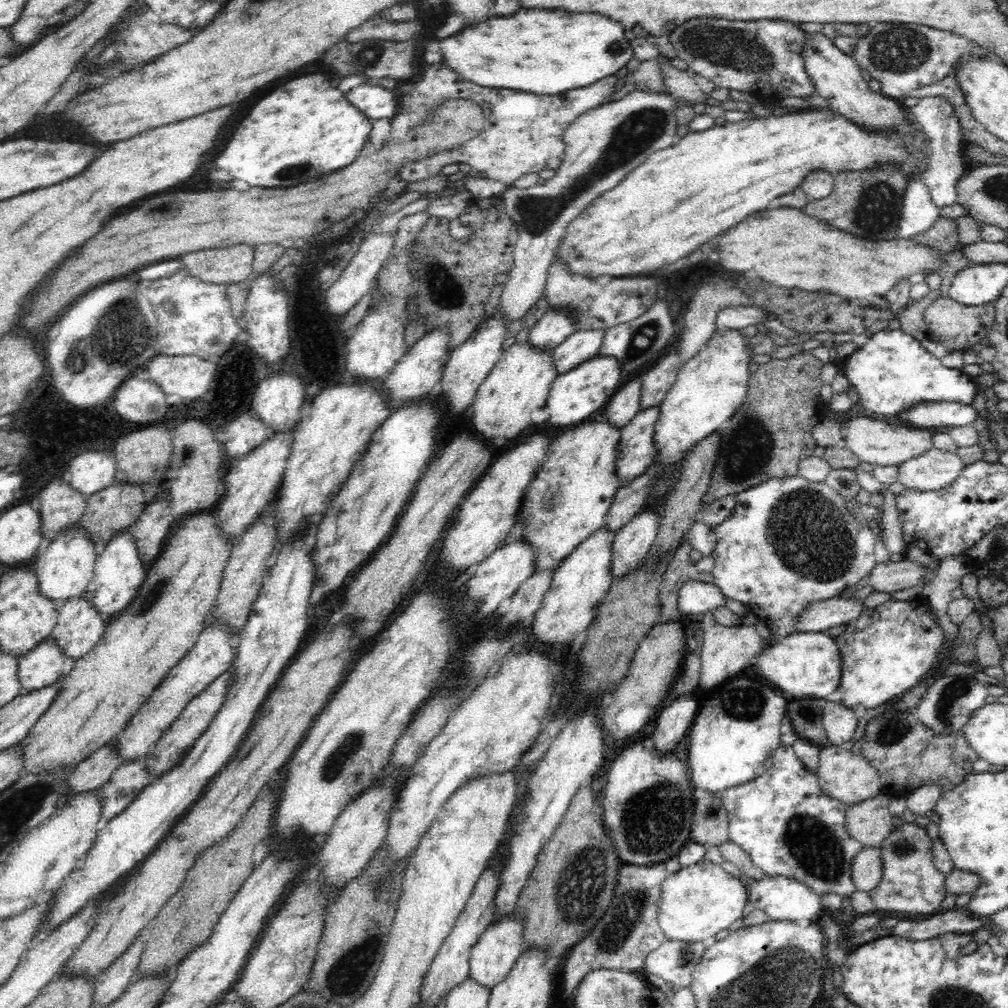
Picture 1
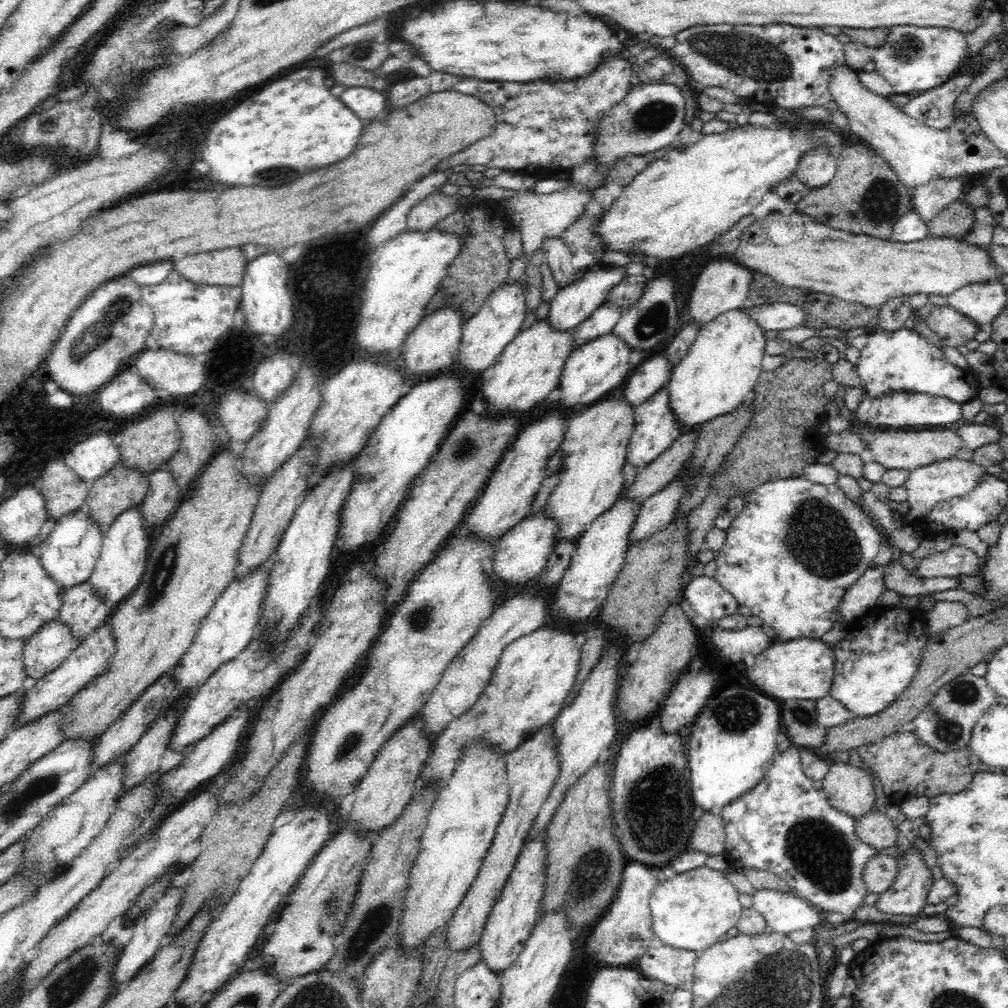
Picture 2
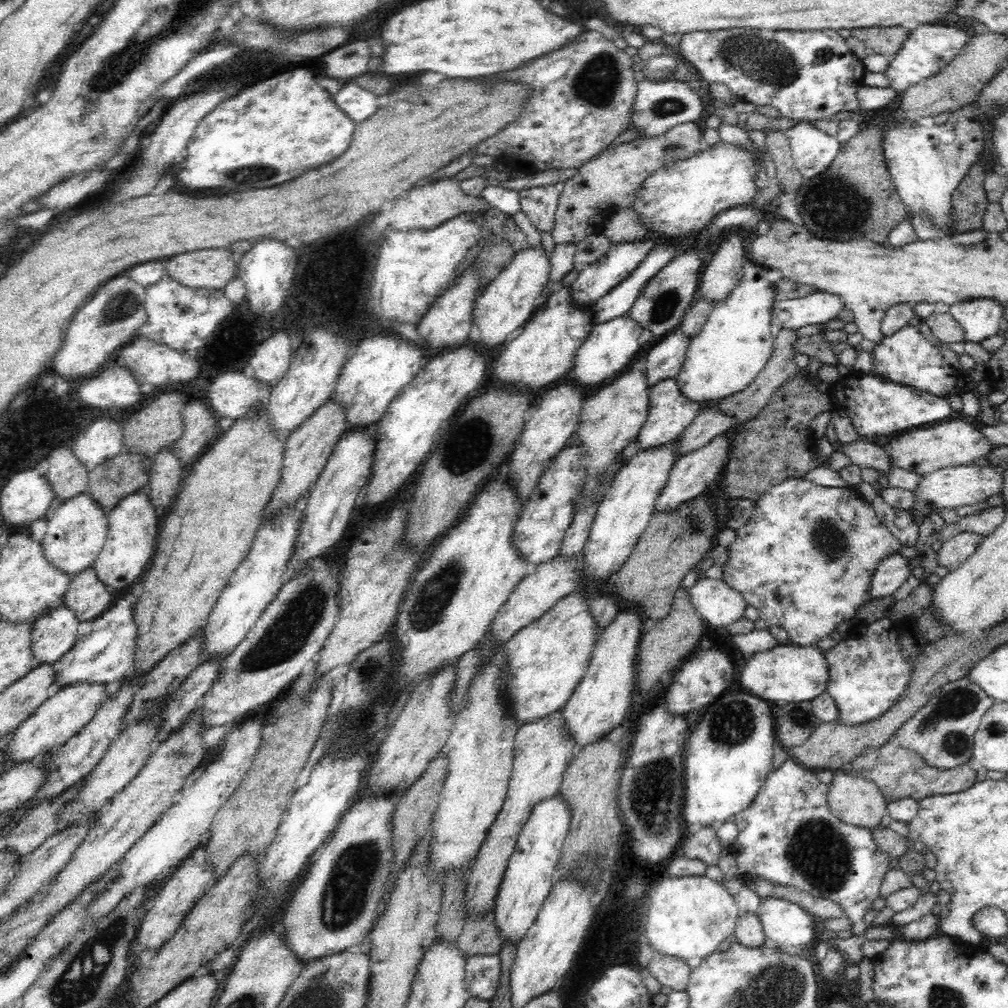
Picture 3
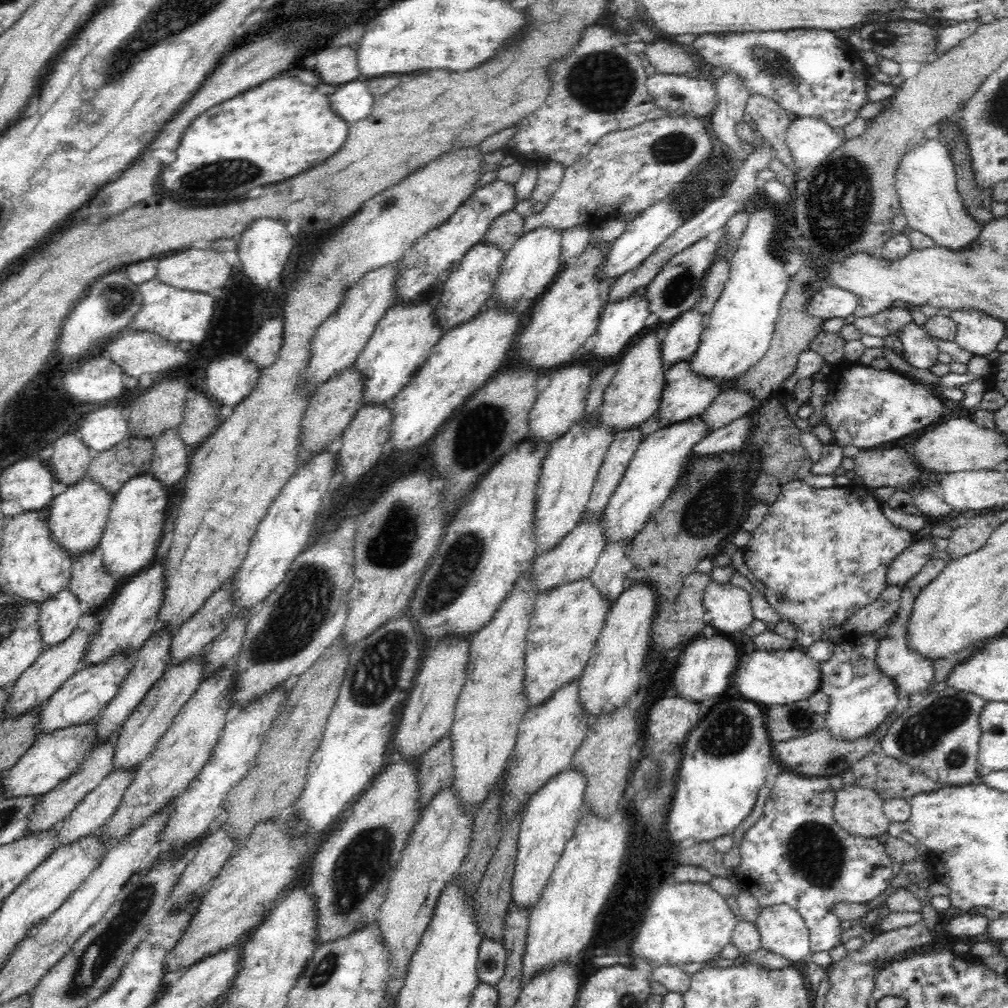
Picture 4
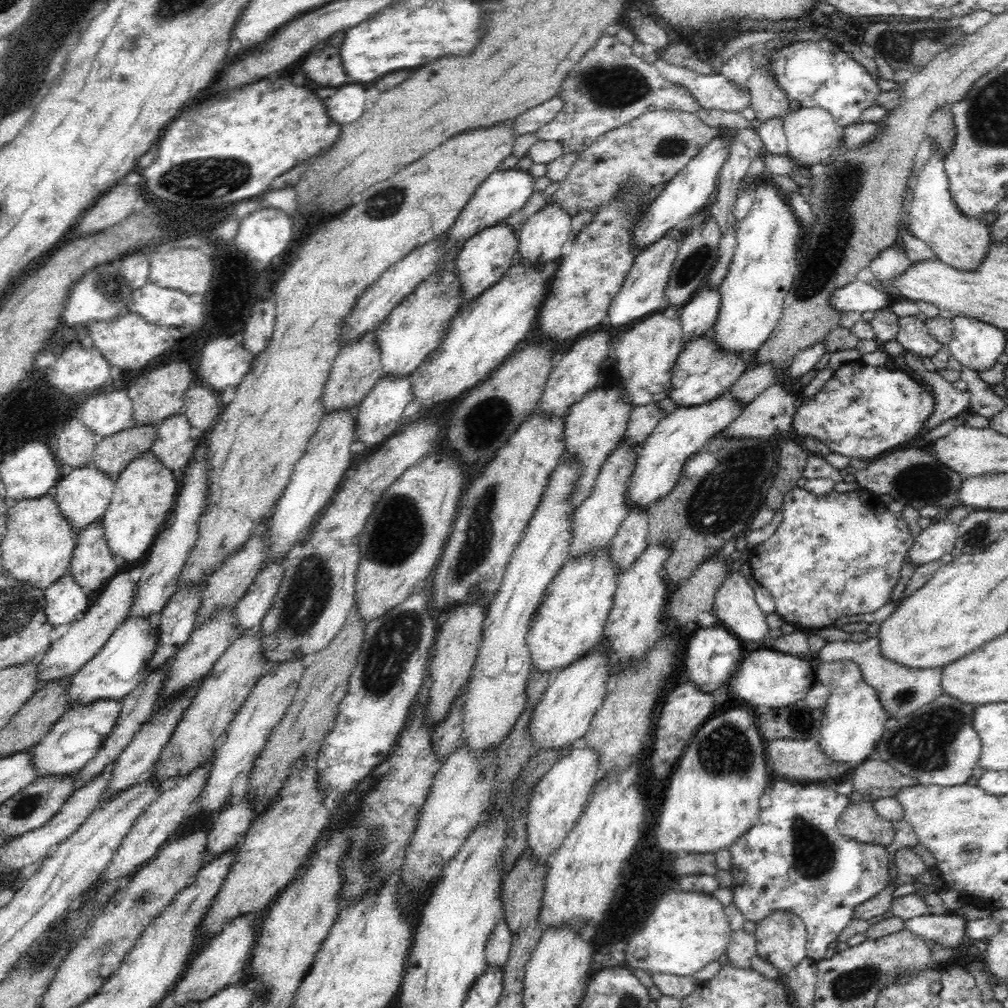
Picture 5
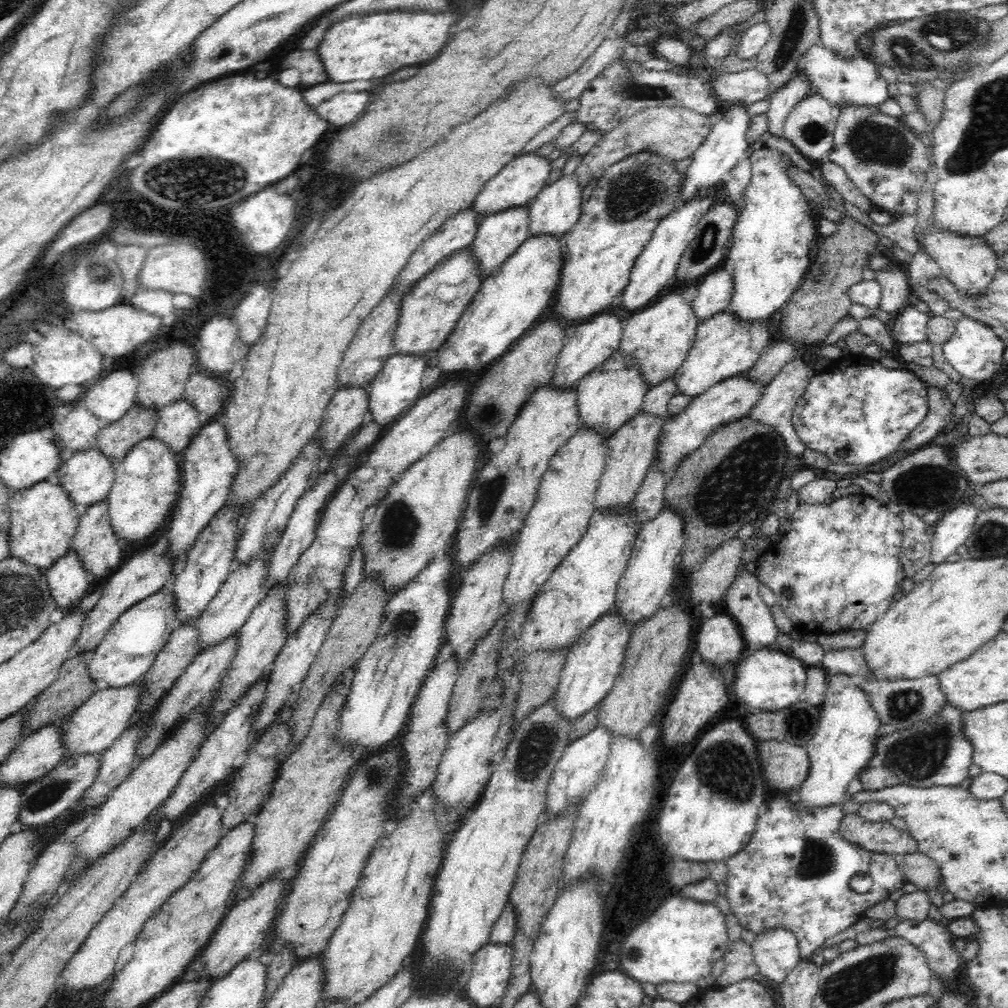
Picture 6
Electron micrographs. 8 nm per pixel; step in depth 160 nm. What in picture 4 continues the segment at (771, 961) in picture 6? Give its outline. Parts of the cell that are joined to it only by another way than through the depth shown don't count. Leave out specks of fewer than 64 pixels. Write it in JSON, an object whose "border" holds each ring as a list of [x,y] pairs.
{"border":[[[776,905],[763,908],[754,922],[761,936],[761,948],[776,952],[788,959],[790,965],[798,962],[809,963],[811,954],[809,928],[801,914],[788,905]]]}

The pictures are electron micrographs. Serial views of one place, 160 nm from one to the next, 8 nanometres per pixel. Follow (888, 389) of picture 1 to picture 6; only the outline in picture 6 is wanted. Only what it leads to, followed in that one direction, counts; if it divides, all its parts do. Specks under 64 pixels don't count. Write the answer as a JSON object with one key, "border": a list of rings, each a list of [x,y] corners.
{"border":[[[914,297],[906,304],[896,317],[891,320],[892,334],[898,343],[916,344],[927,340],[927,323],[930,316],[921,312]]]}

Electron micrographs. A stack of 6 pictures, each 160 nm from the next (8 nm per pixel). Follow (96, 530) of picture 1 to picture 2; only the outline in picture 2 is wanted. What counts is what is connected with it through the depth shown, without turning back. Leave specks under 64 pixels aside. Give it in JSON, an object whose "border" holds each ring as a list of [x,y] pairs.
{"border":[[[120,460],[111,468],[106,476],[102,476],[102,478],[90,485],[86,500],[90,518],[94,519],[94,522],[98,523],[101,531],[105,533],[119,514],[122,514],[129,508],[139,507],[142,504],[148,489],[148,475],[124,466]]]}

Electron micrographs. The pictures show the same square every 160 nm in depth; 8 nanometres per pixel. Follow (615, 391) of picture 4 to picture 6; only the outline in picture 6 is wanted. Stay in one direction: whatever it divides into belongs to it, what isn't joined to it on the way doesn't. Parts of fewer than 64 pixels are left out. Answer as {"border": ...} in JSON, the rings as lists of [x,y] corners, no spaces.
{"border":[[[676,284],[673,289],[660,292],[658,298],[647,307],[629,314],[618,350],[640,367],[644,383],[648,383],[648,390],[669,376],[674,376],[694,344],[700,323],[692,303],[684,300],[687,287]]]}

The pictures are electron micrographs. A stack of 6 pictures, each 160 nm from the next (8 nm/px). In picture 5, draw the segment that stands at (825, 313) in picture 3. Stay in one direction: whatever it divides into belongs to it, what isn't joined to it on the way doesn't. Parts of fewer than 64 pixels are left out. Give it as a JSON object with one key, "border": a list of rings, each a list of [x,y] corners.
{"border":[[[854,280],[830,294],[830,307],[844,313],[850,312],[850,310],[861,314],[868,310],[877,312],[890,307],[892,303],[893,300],[889,294],[886,295],[885,290],[858,280]]]}

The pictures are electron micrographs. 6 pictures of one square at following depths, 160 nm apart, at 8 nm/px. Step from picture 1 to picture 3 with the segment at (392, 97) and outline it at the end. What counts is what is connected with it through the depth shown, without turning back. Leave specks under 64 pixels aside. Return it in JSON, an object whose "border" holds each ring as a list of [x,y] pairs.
{"border":[[[350,82],[346,84],[338,94],[334,94],[334,102],[338,104],[338,108],[342,112],[346,112],[354,122],[364,122],[366,118],[370,118],[376,110],[376,96],[364,88],[360,88],[358,84]]]}

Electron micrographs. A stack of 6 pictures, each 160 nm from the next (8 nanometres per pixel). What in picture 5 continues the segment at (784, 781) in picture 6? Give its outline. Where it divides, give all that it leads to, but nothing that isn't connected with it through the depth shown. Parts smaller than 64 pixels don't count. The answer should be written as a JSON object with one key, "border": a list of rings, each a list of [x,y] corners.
{"border":[[[772,740],[766,742],[766,762],[772,779],[784,778],[794,783],[824,782],[842,774],[841,764],[830,760],[820,749],[820,743],[813,740]]]}

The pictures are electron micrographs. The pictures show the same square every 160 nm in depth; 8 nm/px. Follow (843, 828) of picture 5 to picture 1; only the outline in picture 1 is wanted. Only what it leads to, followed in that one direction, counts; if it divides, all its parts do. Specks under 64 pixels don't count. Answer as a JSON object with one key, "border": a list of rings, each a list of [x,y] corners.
{"border":[[[846,745],[821,747],[817,775],[826,796],[846,805],[854,805],[879,796],[883,791],[880,773],[866,757],[851,751]]]}

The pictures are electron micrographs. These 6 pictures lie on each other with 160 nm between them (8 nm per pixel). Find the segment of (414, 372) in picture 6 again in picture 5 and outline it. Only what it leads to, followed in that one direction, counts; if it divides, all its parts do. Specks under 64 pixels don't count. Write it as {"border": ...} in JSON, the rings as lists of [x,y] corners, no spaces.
{"border":[[[412,374],[401,377],[383,375],[356,408],[356,440],[363,442],[366,449],[373,448],[373,450],[388,440],[399,431],[404,408],[413,397]]]}

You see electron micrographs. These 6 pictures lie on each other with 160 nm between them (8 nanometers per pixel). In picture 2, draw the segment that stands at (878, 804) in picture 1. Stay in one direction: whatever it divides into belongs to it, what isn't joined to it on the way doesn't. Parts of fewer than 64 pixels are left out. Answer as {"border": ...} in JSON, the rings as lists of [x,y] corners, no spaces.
{"border":[[[876,807],[866,815],[856,818],[855,821],[858,839],[877,851],[896,845],[898,827],[886,814],[881,814]]]}

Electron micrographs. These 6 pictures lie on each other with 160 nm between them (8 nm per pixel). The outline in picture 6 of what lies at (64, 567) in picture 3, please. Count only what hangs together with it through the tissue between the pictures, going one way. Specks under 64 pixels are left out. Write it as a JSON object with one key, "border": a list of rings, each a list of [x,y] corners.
{"border":[[[98,447],[74,451],[70,459],[63,461],[54,478],[66,489],[70,502],[74,503],[74,510],[81,516],[92,504],[106,499],[115,479],[115,465]]]}

